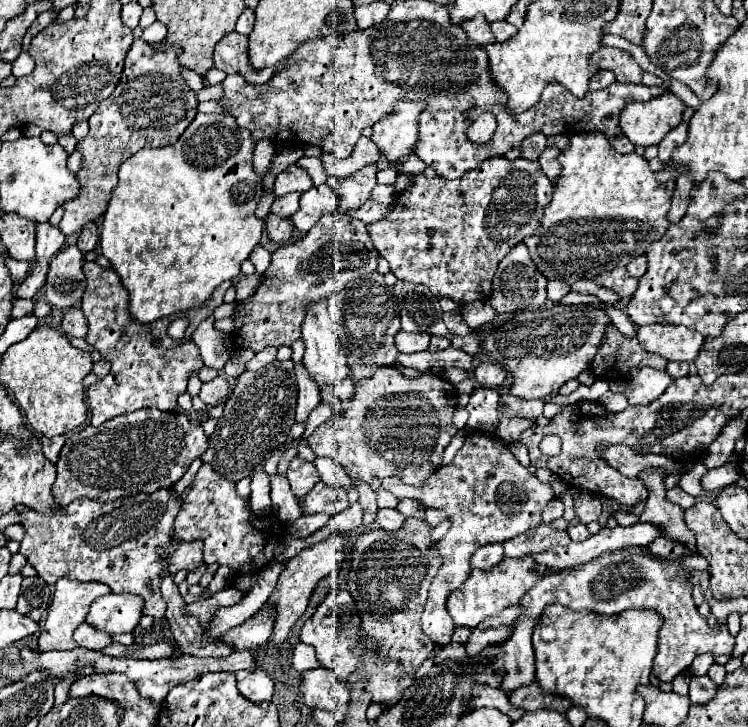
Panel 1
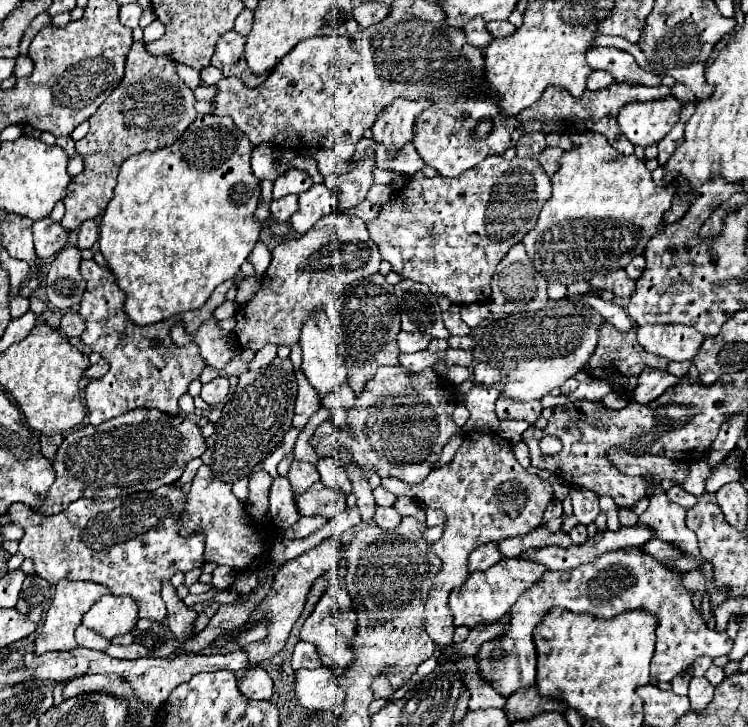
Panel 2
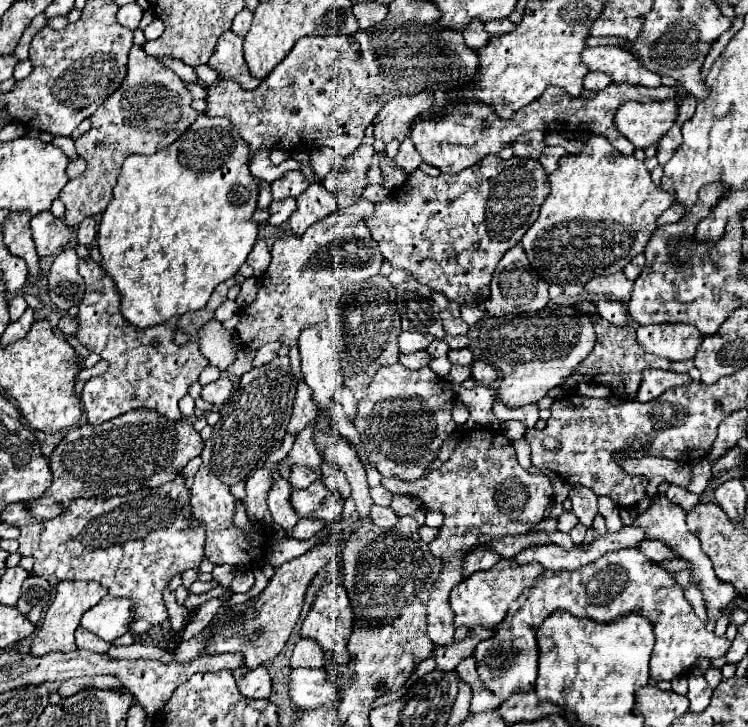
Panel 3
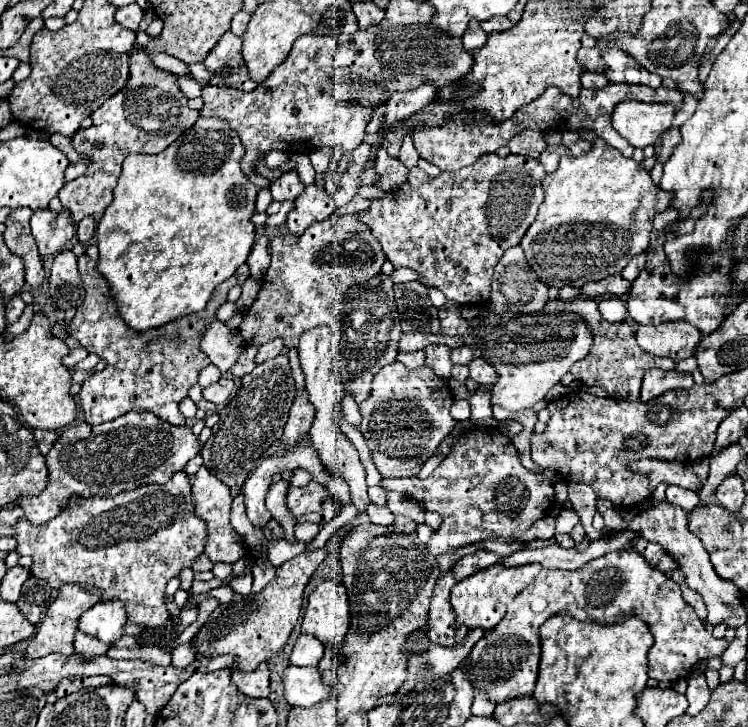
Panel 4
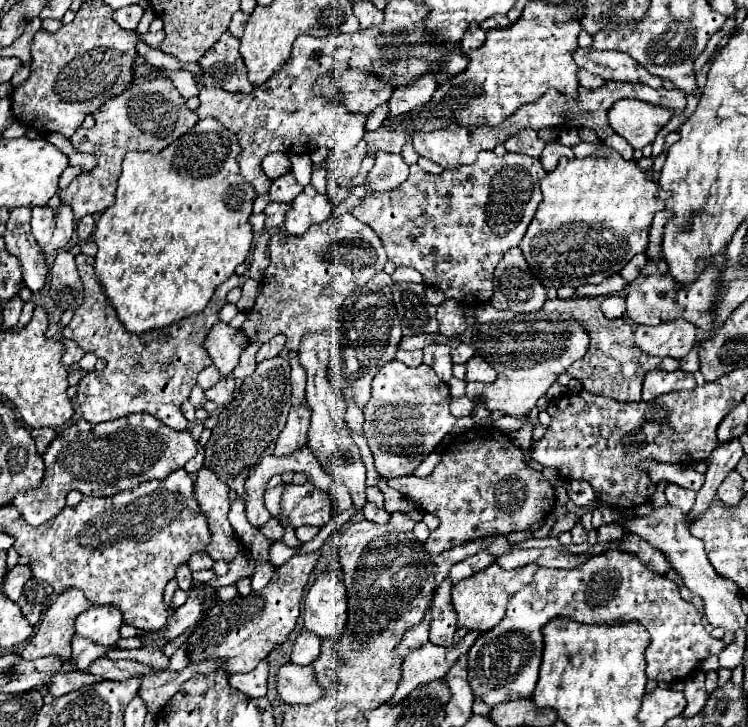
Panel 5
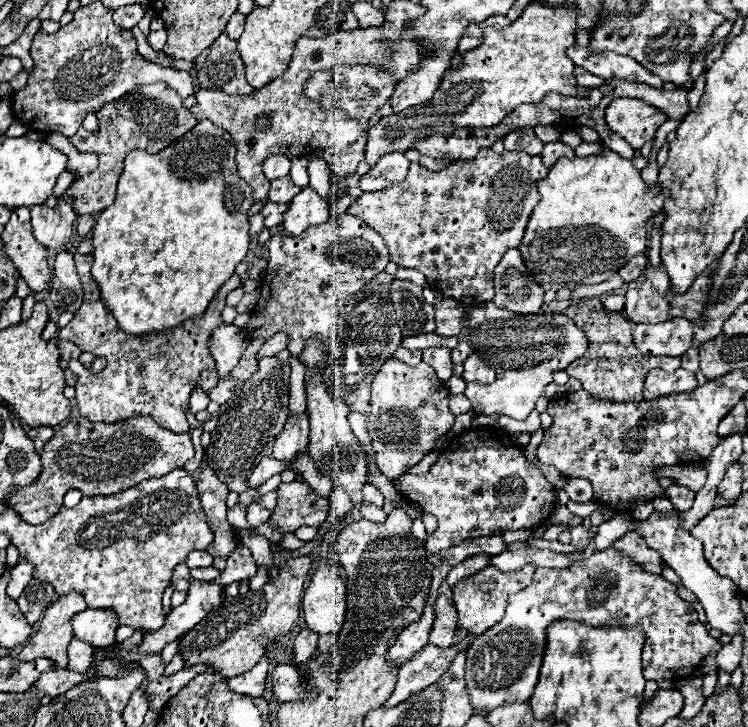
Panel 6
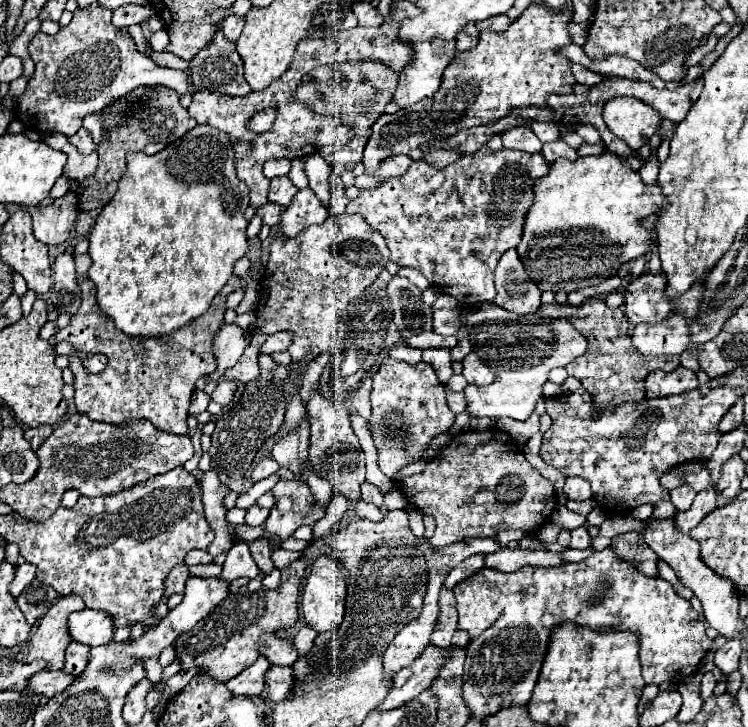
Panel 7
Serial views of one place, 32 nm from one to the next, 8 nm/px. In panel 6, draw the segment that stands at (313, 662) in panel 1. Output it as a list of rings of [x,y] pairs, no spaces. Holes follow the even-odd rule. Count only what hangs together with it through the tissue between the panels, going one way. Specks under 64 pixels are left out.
[[[302,628],[294,640],[294,652],[296,652],[296,664],[298,662],[306,662],[312,652],[316,650],[316,640],[318,640],[318,634],[308,630],[308,628]]]

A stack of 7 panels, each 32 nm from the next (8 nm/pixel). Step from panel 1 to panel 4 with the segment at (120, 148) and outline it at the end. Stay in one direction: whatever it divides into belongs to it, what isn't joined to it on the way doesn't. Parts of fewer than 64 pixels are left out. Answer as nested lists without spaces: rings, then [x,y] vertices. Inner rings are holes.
[[[134,48],[128,84],[92,114],[92,128],[78,130],[72,136],[76,152],[92,158],[88,166],[88,204],[64,204],[70,208],[74,222],[88,214],[102,214],[112,204],[122,160],[130,152],[158,154],[196,124],[198,112],[190,110],[186,102],[188,98],[180,92],[176,76],[156,68],[140,48]]]

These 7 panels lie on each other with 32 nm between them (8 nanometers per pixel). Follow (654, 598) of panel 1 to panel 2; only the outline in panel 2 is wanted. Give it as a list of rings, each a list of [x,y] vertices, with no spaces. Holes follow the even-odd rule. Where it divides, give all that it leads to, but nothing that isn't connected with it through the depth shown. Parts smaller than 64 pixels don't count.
[[[626,548],[606,552],[598,560],[574,568],[570,572],[546,570],[544,576],[526,590],[510,608],[510,622],[504,636],[486,642],[476,654],[480,676],[498,694],[508,698],[512,692],[534,686],[536,680],[536,644],[534,628],[552,608],[566,608],[574,614],[590,614],[594,618],[610,620],[622,612],[642,610],[658,618],[656,650],[650,664],[650,676],[670,682],[676,674],[686,672],[698,656],[722,656],[732,650],[732,640],[726,634],[710,630],[696,614],[688,590],[680,584],[680,574],[668,570],[666,564],[644,554],[640,548]]]

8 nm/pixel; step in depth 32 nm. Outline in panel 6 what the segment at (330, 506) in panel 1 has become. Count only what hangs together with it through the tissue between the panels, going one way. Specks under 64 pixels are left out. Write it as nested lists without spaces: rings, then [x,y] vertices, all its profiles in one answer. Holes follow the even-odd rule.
[[[280,482],[276,486],[278,506],[272,512],[268,524],[278,532],[296,532],[300,526],[318,526],[330,508],[328,500],[318,498],[308,482]]]

